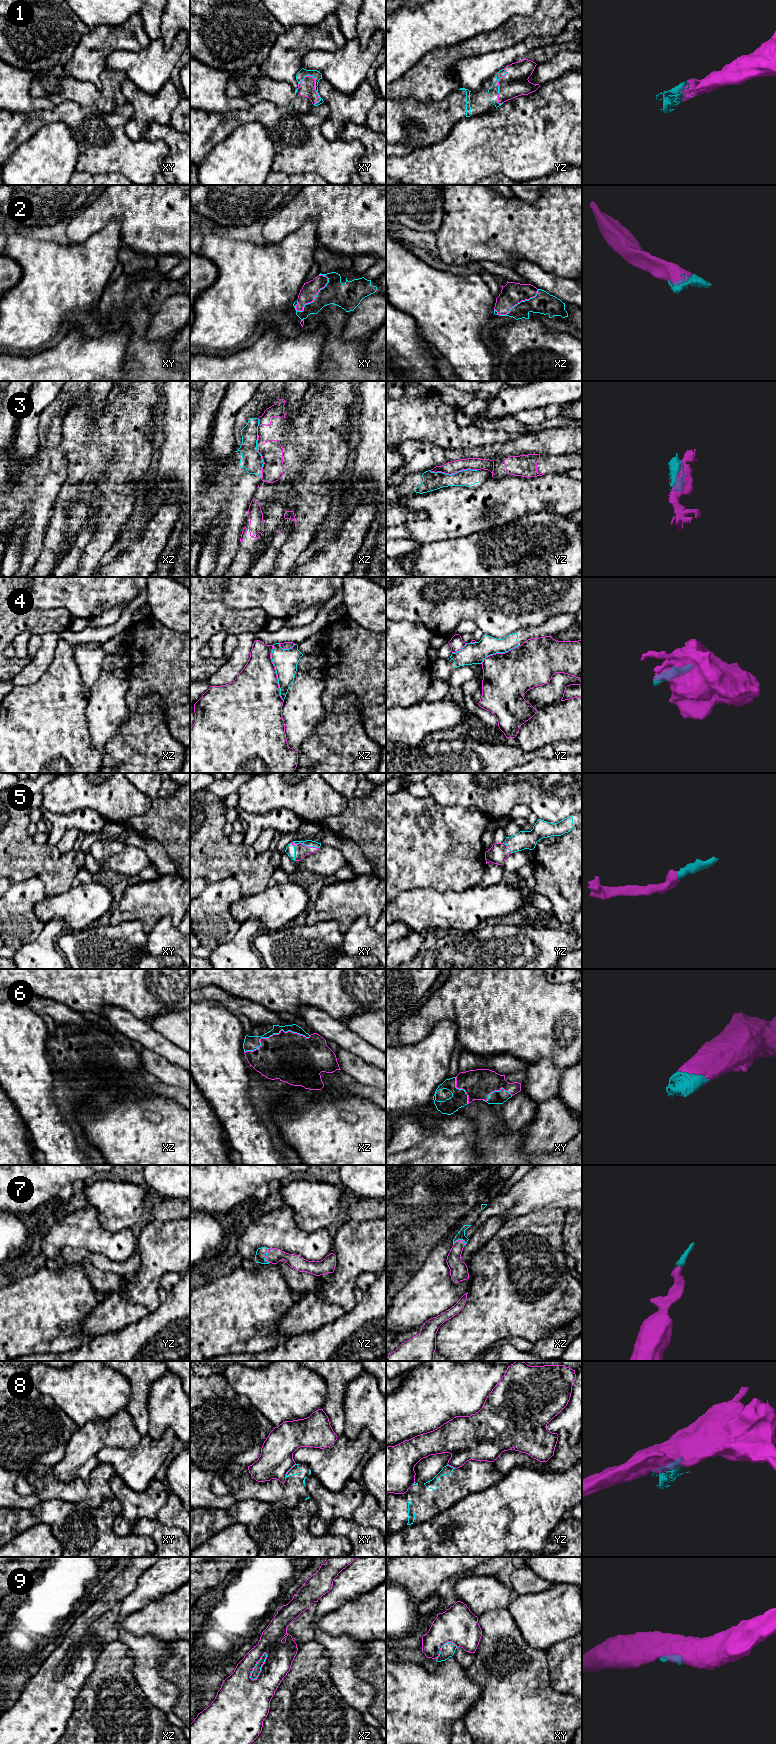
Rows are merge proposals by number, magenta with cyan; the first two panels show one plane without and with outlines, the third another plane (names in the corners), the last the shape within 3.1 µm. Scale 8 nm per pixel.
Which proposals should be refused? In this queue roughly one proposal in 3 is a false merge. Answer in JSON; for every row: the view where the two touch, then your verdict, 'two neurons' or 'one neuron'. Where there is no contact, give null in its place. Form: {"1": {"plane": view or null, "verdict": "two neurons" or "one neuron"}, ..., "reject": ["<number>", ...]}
{"1": {"plane": "xy", "verdict": "one neuron"}, "2": {"plane": "xy", "verdict": "one neuron"}, "3": {"plane": "yz", "verdict": "two neurons"}, "4": {"plane": "xz", "verdict": "two neurons"}, "5": {"plane": "xy", "verdict": "one neuron"}, "6": {"plane": "xz", "verdict": "one neuron"}, "7": {"plane": "yz", "verdict": "one neuron"}, "8": {"plane": "xy", "verdict": "two neurons"}, "9": {"plane": "xz", "verdict": "two neurons"}, "reject": ["3", "4", "8", "9"]}

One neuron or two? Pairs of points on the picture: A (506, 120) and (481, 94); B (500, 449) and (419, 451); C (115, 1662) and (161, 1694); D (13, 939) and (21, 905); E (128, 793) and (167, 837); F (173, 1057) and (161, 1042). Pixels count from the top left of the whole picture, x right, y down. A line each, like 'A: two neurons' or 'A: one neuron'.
A: two neurons
B: one neuron
C: two neurons
D: one neuron
E: two neurons
F: one neuron

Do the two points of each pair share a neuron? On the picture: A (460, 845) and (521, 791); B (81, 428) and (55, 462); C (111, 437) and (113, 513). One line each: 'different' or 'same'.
A: different
B: different
C: same

